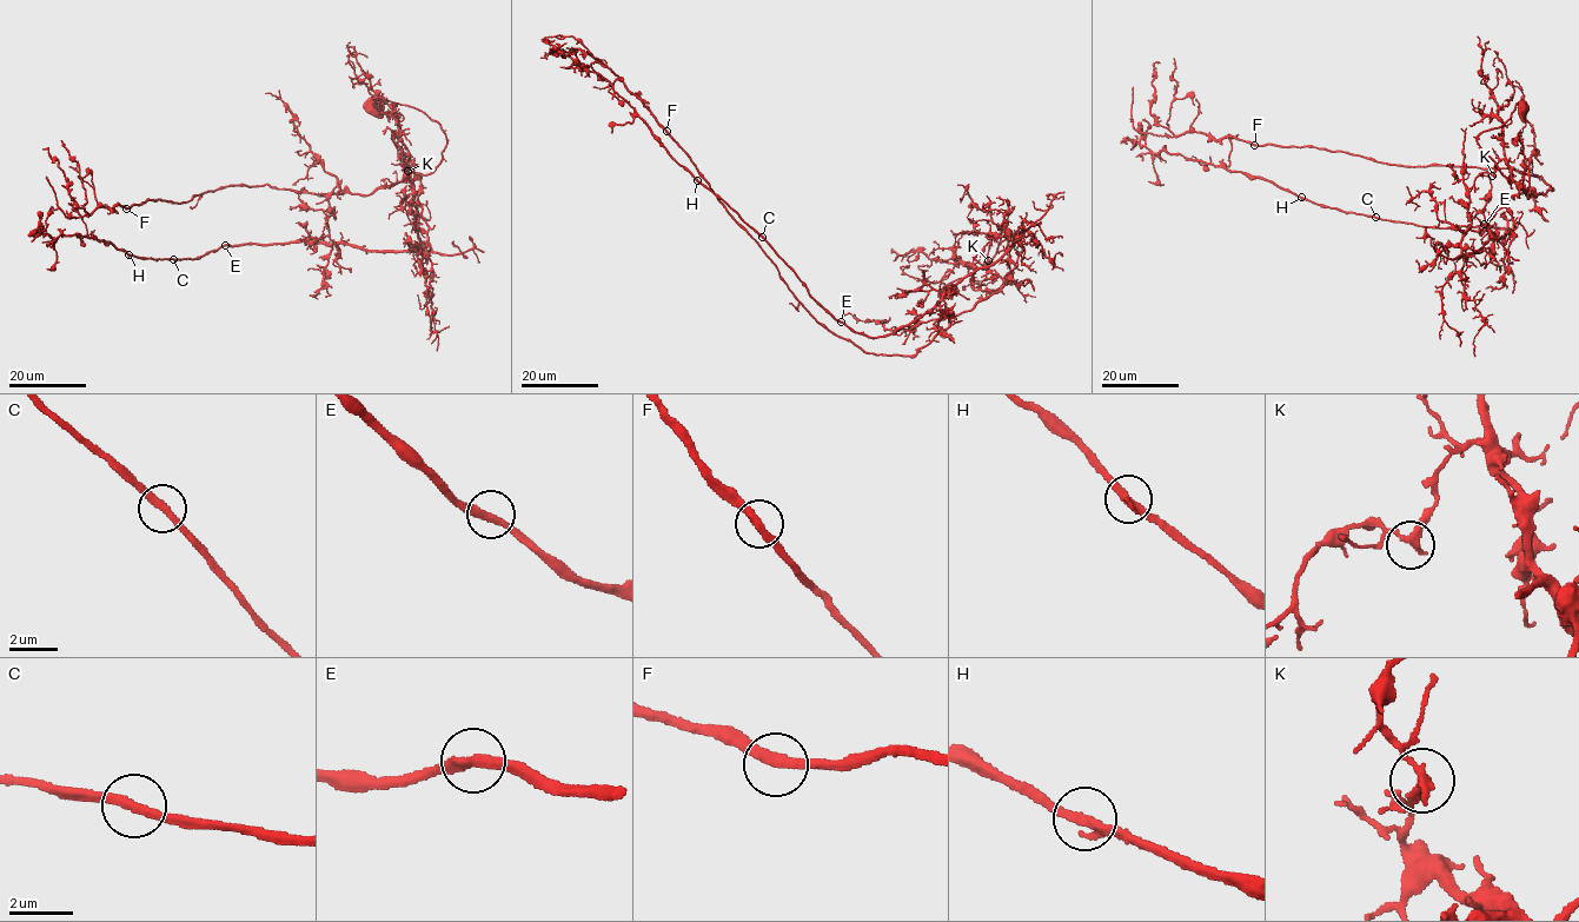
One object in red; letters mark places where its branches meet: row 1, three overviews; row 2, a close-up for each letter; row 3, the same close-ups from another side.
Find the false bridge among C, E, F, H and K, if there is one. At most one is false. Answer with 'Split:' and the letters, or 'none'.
Split: K

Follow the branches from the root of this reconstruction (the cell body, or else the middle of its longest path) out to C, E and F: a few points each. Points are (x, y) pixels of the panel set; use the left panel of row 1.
C: (373, 107), (417, 107), (445, 134), (440, 164), (417, 174), (417, 227), (430, 251), (309, 238), (173, 259)
E: (373, 107), (417, 107), (445, 134), (440, 164), (417, 174), (417, 227), (430, 251), (309, 238), (225, 245)
F: (373, 107), (410, 106), (440, 125), (436, 168), (366, 196), (231, 185), (126, 209)

